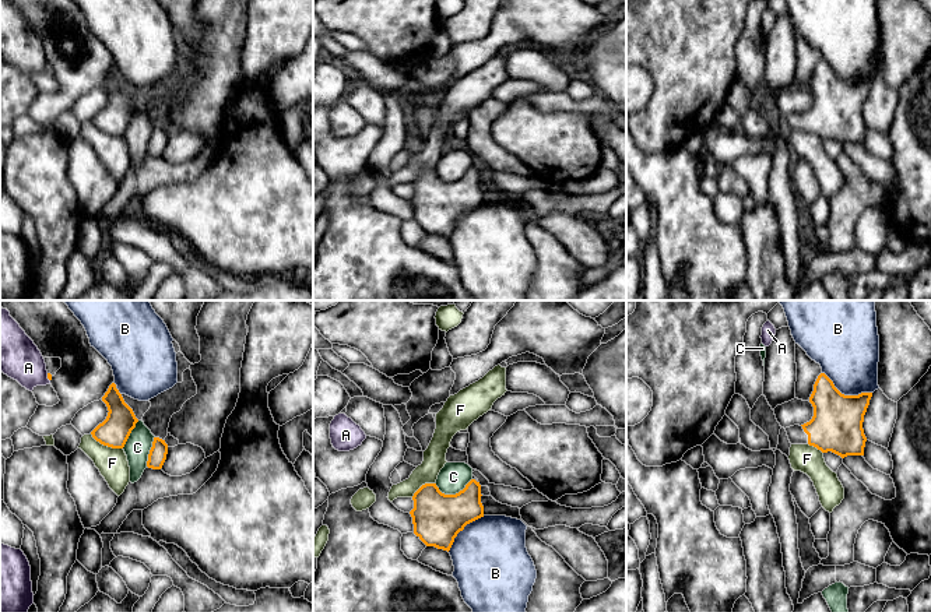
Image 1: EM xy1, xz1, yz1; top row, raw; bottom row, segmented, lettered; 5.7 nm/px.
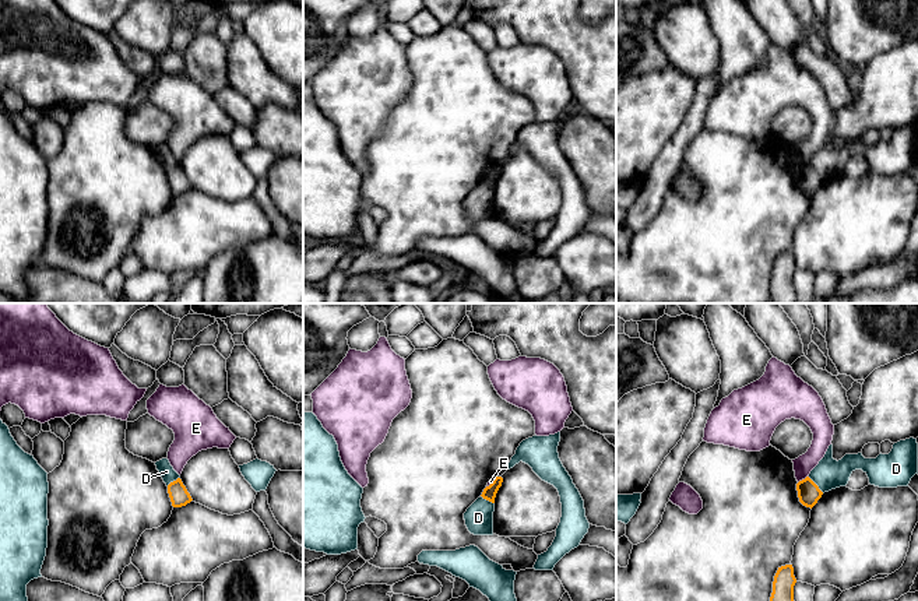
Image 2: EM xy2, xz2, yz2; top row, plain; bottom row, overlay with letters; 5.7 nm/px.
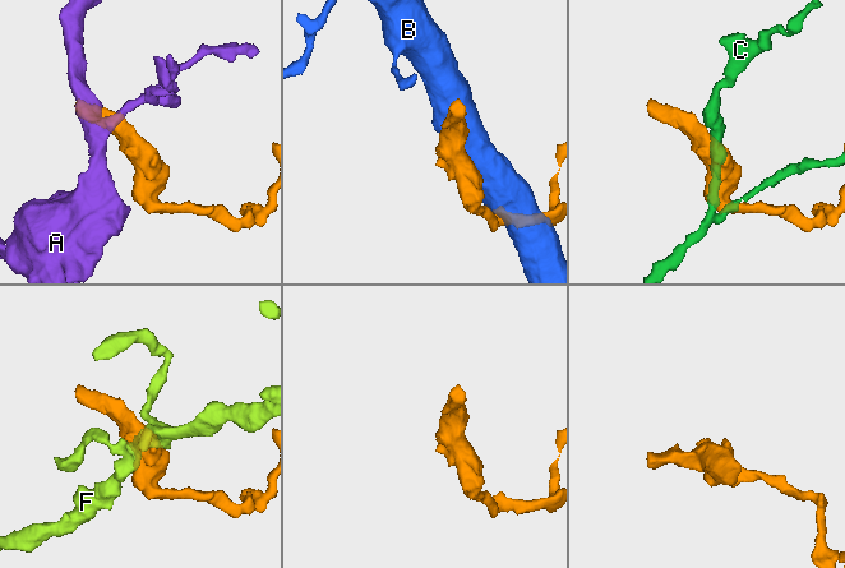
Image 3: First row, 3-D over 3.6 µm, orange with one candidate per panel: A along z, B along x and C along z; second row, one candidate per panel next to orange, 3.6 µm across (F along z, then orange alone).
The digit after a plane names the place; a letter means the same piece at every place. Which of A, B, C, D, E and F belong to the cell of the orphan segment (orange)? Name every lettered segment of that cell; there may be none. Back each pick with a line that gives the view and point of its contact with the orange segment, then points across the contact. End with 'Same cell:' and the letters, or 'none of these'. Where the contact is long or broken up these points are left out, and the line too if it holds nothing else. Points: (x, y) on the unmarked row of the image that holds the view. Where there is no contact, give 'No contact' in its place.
Same cell: none of these

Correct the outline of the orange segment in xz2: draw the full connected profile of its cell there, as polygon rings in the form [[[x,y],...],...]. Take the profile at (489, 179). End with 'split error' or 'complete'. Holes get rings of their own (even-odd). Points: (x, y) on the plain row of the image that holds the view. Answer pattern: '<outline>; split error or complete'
[[[496,164],[496,165],[493,166],[493,169],[483,176],[483,179],[482,179],[481,183],[482,183],[483,186],[495,190],[495,184],[496,184],[496,180],[497,180],[499,175],[502,173],[502,169],[503,169],[503,165],[502,165],[502,164]]]; complete

